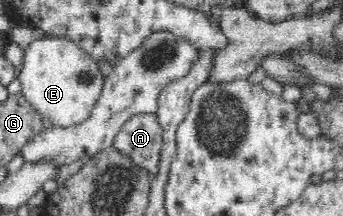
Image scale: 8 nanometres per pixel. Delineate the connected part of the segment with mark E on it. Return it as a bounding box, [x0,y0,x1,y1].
[19,33,104,126]

